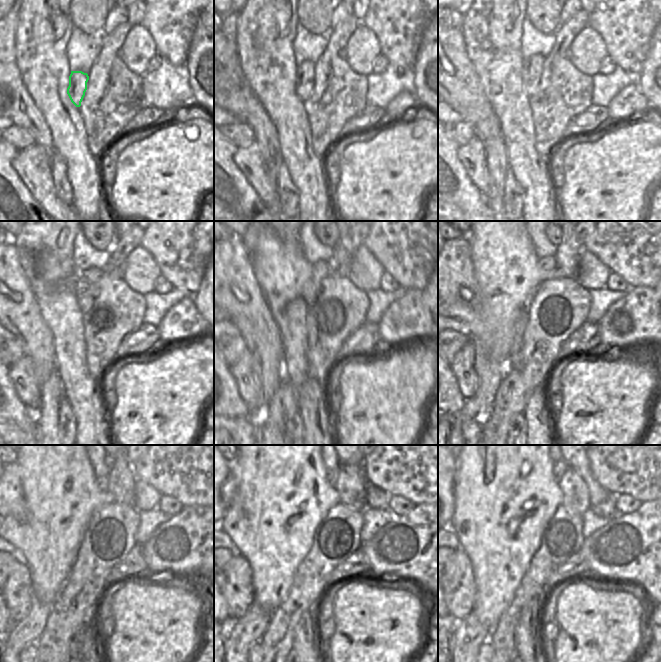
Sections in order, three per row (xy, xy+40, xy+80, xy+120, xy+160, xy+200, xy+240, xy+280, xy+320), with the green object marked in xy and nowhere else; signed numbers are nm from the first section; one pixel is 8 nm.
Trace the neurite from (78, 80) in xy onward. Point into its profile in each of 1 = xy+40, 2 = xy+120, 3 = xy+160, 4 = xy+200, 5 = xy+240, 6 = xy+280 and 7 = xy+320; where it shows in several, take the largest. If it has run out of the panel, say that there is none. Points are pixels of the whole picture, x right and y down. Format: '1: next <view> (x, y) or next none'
1: next xy+40 (305, 76)
2: next xy+120 (85, 283)
3: next xy+160 (319, 270)
4: next xy+200 (547, 263)
5: next xy+240 (101, 481)
6: next xy+280 (332, 474)
7: next xy+320 (559, 468)

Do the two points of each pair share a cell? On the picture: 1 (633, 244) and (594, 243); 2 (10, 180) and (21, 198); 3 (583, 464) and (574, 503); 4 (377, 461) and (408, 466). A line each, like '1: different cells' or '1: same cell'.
1: same cell
2: same cell
3: different cells
4: same cell

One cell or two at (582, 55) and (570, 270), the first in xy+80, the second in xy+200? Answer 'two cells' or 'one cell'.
two cells

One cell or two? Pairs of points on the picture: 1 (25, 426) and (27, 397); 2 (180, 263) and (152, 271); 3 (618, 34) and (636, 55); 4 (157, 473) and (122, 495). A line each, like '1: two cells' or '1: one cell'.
1: two cells
2: two cells
3: one cell
4: two cells

